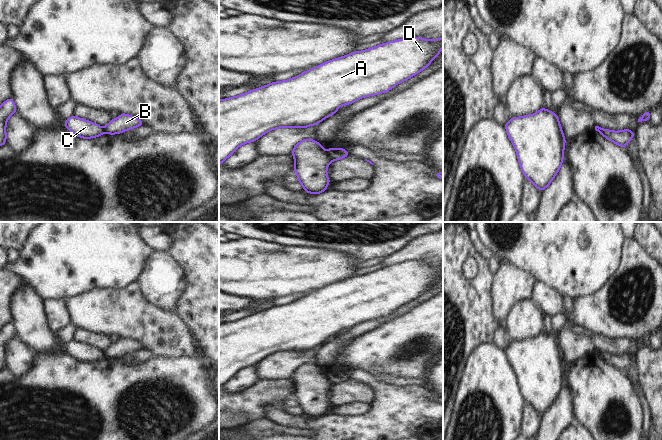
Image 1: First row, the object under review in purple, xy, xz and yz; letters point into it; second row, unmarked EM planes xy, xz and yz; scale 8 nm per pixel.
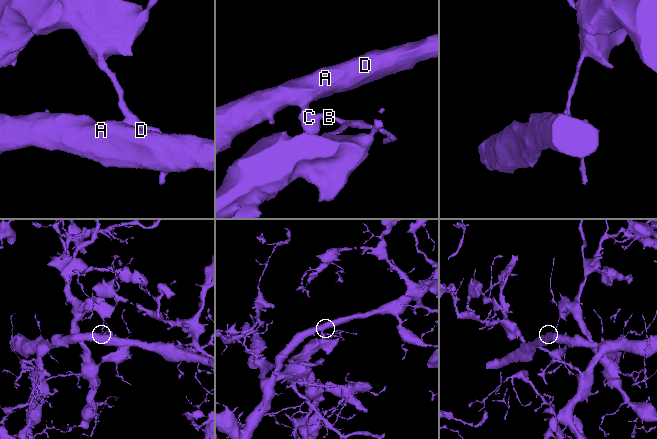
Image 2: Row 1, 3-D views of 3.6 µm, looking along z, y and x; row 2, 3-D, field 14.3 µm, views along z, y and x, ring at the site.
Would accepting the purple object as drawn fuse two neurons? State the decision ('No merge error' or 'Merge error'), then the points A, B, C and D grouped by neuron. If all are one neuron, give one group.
Merge error. Groups: A C D / B

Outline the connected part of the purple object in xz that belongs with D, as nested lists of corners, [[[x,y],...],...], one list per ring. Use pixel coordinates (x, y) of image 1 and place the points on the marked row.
[[[407,37],[364,51],[352,52],[346,56],[326,61],[286,81],[276,81],[258,89],[250,90],[236,97],[219,100],[219,165],[241,145],[255,142],[265,133],[283,127],[306,128],[317,125],[335,114],[342,105],[349,105],[358,99],[385,93],[423,69],[440,54],[443,38],[425,40],[422,37]]]

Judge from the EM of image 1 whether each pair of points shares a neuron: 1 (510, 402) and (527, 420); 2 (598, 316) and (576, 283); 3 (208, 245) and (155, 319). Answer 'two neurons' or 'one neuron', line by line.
1: two neurons
2: two neurons
3: two neurons

